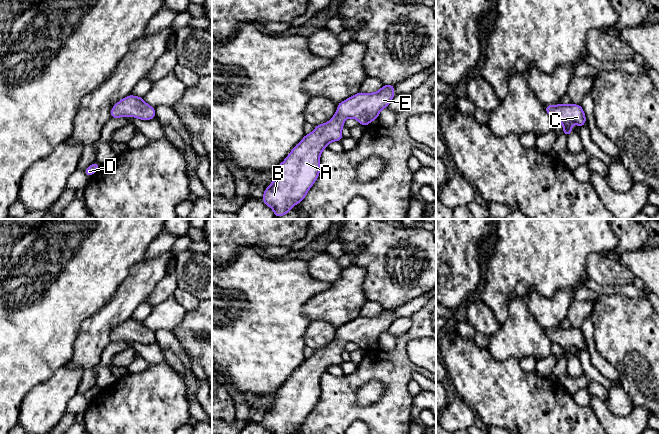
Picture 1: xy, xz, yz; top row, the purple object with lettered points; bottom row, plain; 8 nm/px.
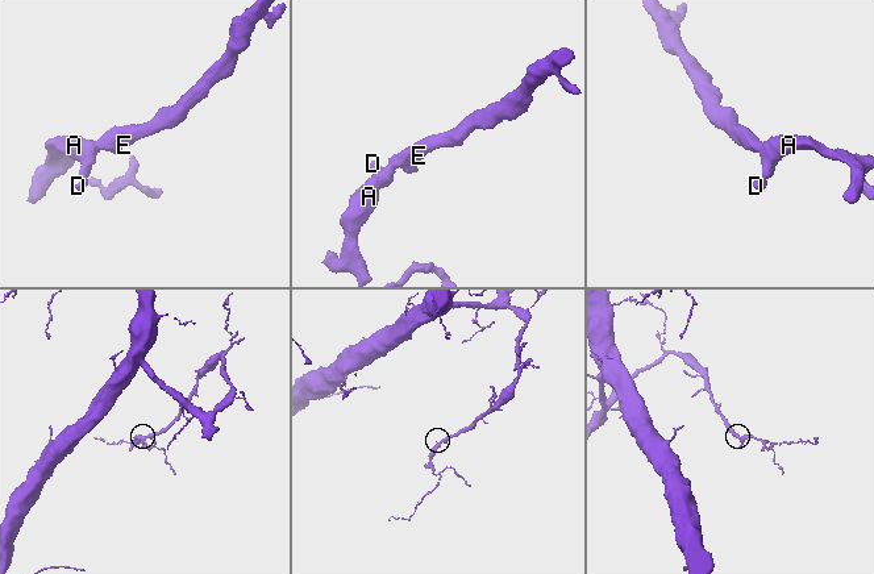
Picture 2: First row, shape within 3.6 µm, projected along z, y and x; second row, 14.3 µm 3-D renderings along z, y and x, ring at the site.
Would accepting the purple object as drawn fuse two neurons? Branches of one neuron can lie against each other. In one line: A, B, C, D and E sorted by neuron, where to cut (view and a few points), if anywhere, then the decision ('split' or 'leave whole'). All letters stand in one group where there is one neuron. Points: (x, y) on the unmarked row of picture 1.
A B C D E | no cut | leave whole

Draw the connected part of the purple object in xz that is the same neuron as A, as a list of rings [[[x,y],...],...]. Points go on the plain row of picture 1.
[[[389,308],[377,316],[358,316],[340,326],[335,339],[327,347],[316,349],[279,388],[275,403],[264,415],[263,426],[272,434],[291,434],[301,427],[320,398],[322,375],[330,366],[342,364],[345,343],[354,342],[367,350],[394,320],[394,309]]]

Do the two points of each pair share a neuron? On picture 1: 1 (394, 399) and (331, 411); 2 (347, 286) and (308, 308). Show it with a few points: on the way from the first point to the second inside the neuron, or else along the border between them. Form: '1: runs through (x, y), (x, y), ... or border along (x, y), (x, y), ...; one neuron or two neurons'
1: runs through (378, 412), (347, 411); one neuron
2: runs through (337, 296), (328, 305), (318, 308); one neuron

